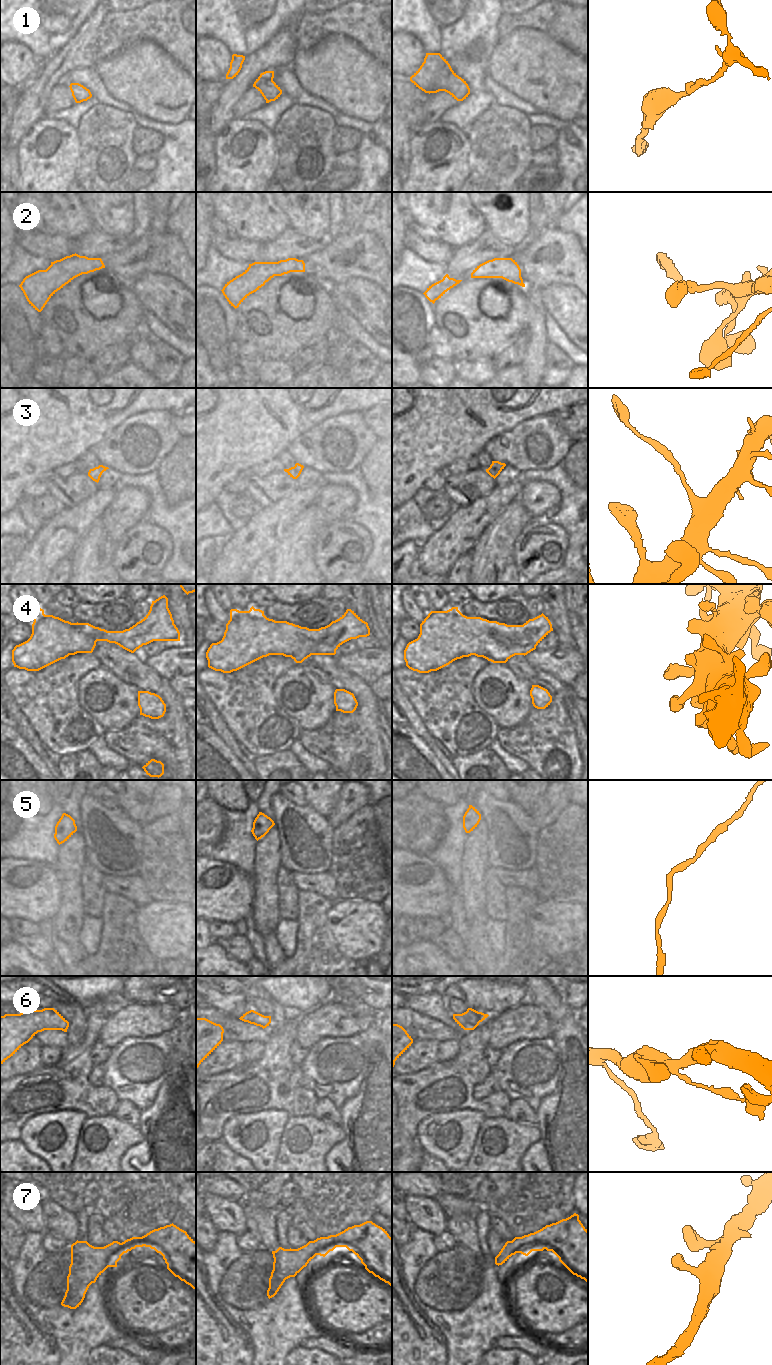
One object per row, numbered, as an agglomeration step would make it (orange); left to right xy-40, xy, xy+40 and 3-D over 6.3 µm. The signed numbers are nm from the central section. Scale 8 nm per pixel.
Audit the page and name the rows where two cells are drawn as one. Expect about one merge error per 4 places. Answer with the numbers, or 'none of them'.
3

